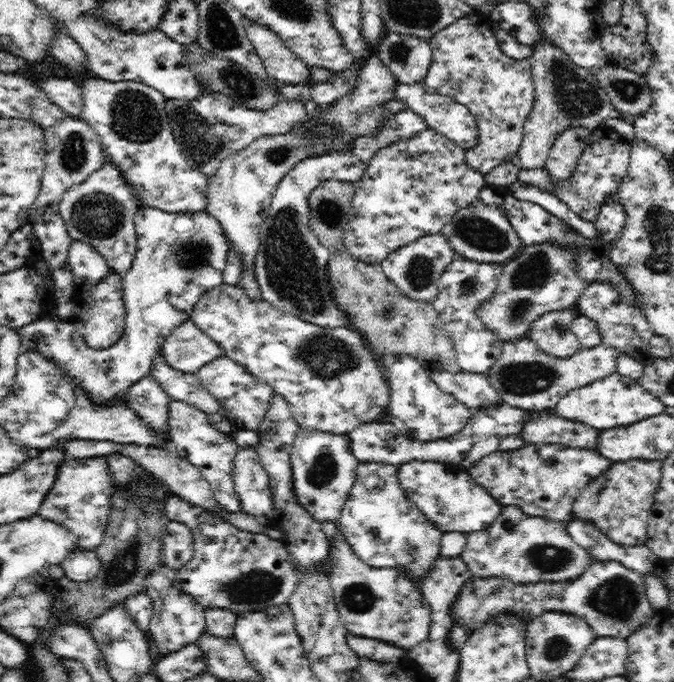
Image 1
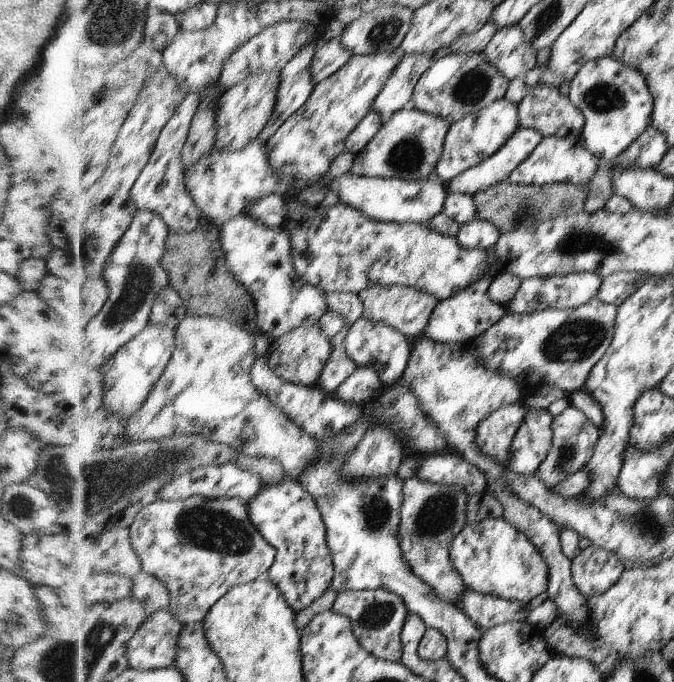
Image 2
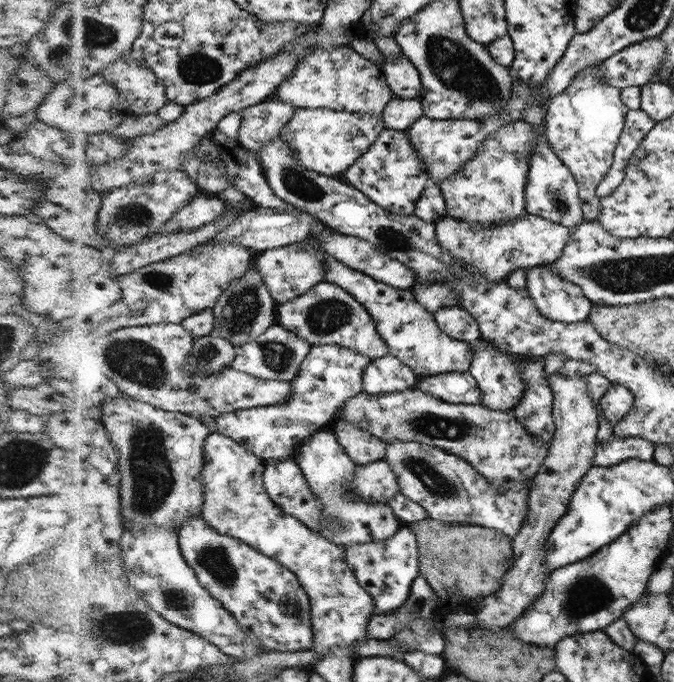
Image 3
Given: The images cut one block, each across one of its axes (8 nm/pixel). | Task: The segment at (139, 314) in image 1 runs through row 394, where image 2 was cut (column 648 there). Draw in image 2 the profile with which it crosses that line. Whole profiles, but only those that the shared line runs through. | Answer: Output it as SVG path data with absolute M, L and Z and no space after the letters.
M613 56L582 65L569 87L569 98L585 117L582 138L598 159L606 158L612 164L652 122L654 98L646 78L637 68L626 66Z

